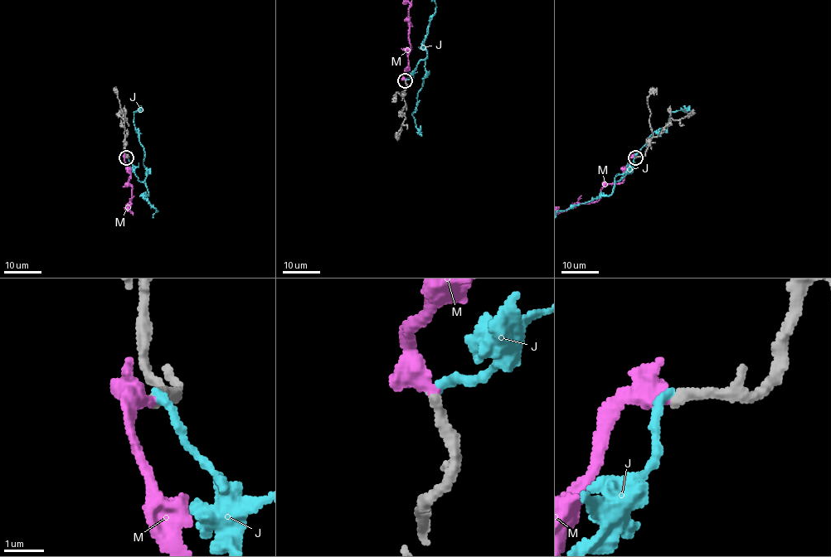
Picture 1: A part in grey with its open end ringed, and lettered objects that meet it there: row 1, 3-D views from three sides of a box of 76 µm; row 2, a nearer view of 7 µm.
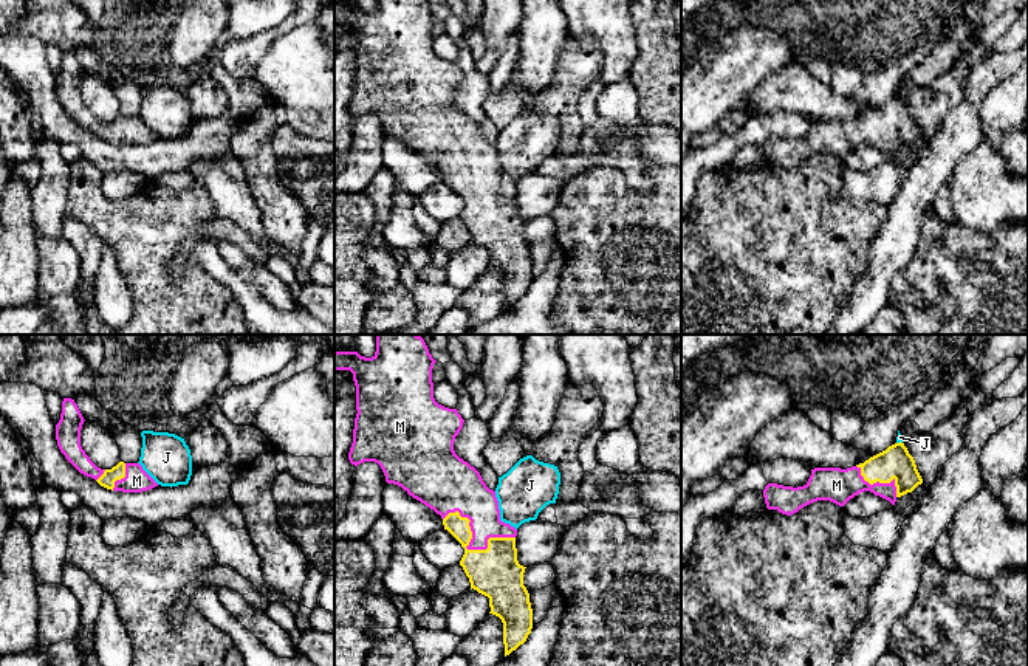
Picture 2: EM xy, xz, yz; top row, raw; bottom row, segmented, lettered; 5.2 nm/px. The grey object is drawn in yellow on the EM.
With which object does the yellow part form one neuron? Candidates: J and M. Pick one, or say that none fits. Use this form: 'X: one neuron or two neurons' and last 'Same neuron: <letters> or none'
J: two neurons
M: one neuron
Same neuron: M

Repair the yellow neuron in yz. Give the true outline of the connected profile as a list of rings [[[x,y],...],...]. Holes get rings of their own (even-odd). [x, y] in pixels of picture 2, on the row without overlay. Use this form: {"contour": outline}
{"contour": [[[900,94],[847,122],[814,121],[804,139],[768,136],[763,150],[768,163],[791,169],[817,153],[830,153],[844,160],[864,144],[870,144],[895,158],[898,150],[912,146],[921,136],[923,132],[913,110]]]}

